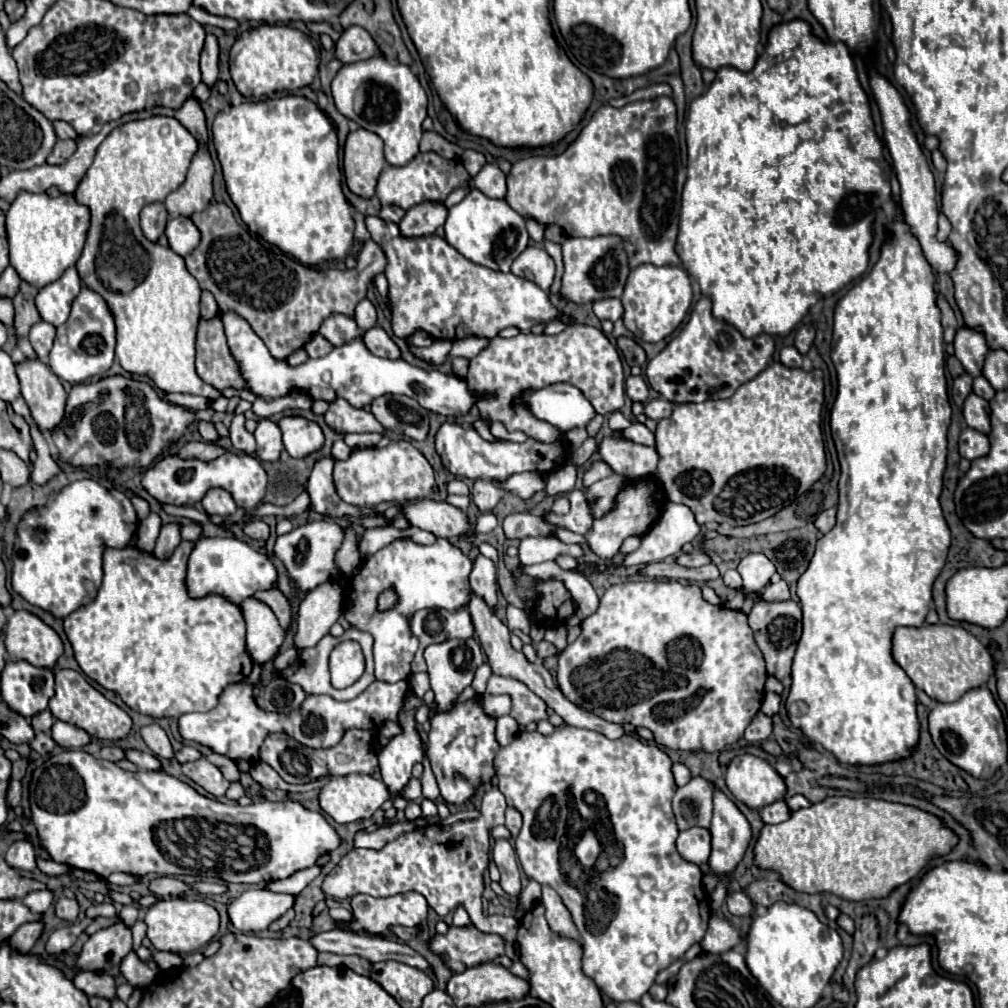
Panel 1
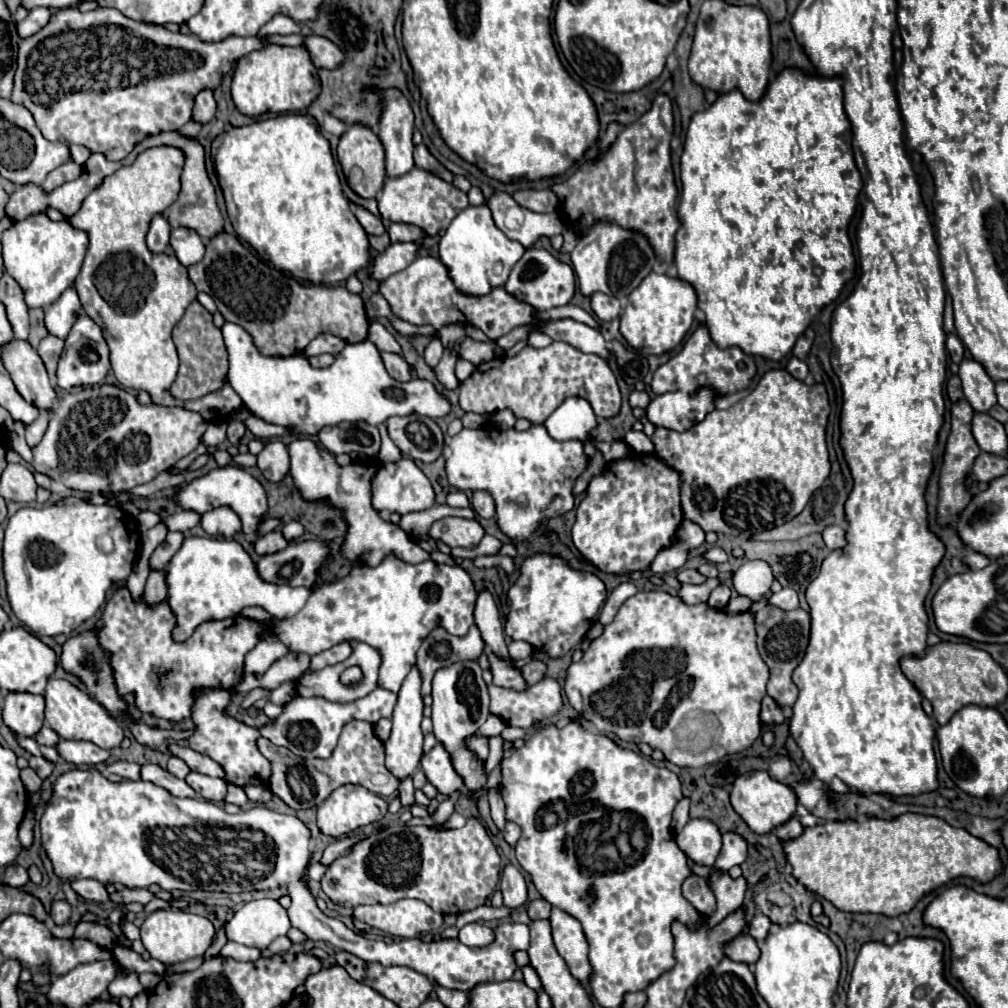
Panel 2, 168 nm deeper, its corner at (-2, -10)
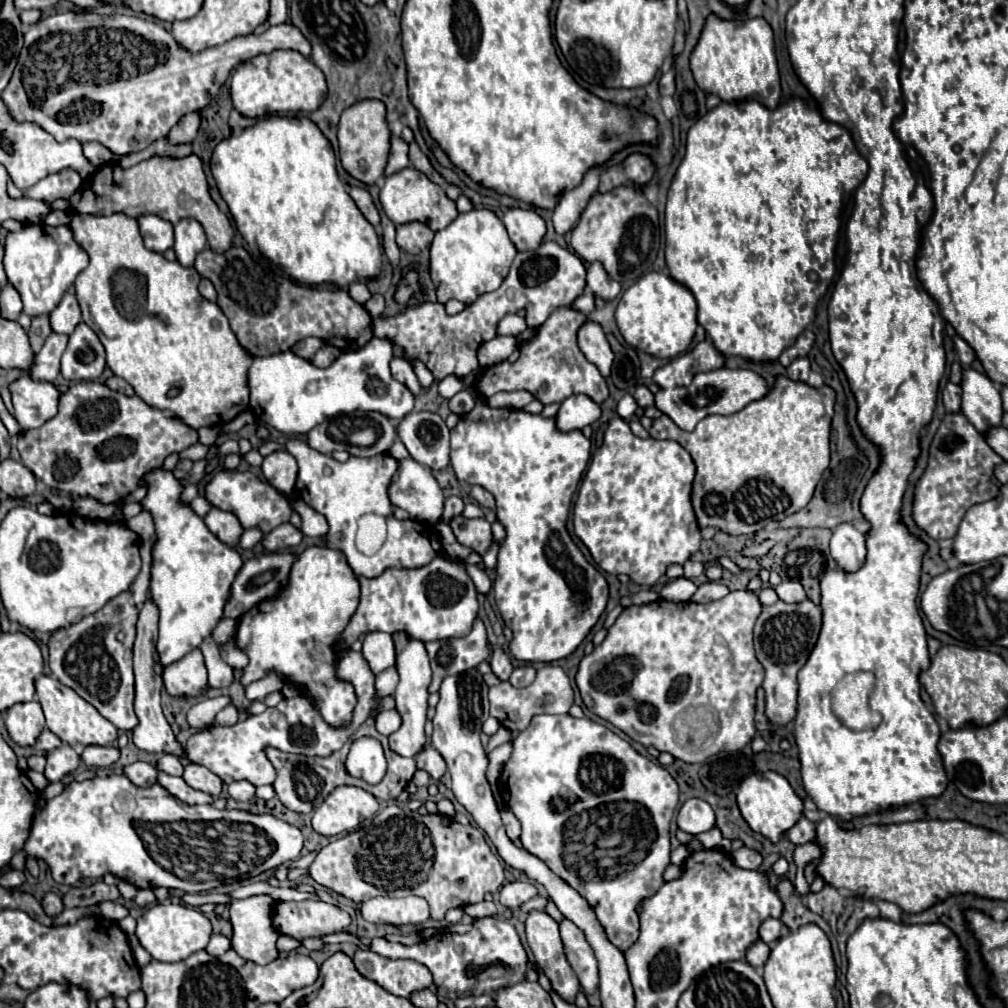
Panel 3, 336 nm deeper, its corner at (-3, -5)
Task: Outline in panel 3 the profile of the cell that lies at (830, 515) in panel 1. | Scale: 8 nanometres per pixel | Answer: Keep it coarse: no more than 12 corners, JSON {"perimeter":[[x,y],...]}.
{"perimeter":[[853,525],[833,529],[831,555],[845,571],[865,561],[865,535]]}

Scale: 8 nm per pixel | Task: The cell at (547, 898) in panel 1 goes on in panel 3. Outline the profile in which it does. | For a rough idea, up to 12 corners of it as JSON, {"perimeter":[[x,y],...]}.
{"perimeter":[[571,919],[559,923],[567,961],[585,995],[599,987],[593,947]]}

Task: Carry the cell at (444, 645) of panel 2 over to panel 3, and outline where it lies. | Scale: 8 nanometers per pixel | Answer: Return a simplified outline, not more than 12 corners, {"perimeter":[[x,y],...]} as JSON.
{"perimeter":[[483,621],[463,639],[429,641],[433,681],[473,669],[489,657]]}

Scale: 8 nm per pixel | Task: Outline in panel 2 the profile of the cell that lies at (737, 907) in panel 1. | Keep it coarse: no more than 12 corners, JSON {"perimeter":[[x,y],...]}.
{"perimeter":[[764,914],[754,916],[748,934],[756,940],[768,936],[770,922]]}

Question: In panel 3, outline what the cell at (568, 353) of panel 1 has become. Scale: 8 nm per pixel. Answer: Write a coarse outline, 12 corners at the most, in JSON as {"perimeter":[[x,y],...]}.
{"perimeter":[[561,307],[511,367],[481,377],[483,397],[529,391],[609,399],[607,379],[577,347],[585,315]]}

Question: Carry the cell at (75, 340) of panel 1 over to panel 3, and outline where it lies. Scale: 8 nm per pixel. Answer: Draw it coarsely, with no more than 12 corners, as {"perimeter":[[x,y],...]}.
{"perimeter":[[81,321],[61,357],[67,381],[101,377],[105,349]]}

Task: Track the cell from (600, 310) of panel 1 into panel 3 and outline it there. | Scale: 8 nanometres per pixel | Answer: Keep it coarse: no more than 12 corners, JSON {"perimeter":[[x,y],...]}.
{"perimeter":[[601,263],[587,267],[587,287],[595,297],[613,301],[619,283],[607,277]]}

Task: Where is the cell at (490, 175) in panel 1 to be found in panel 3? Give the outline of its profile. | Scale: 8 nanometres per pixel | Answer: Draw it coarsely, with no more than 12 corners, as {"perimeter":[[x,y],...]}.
{"perimeter":[[509,207],[503,225],[519,251],[535,249],[545,221],[533,209]]}

